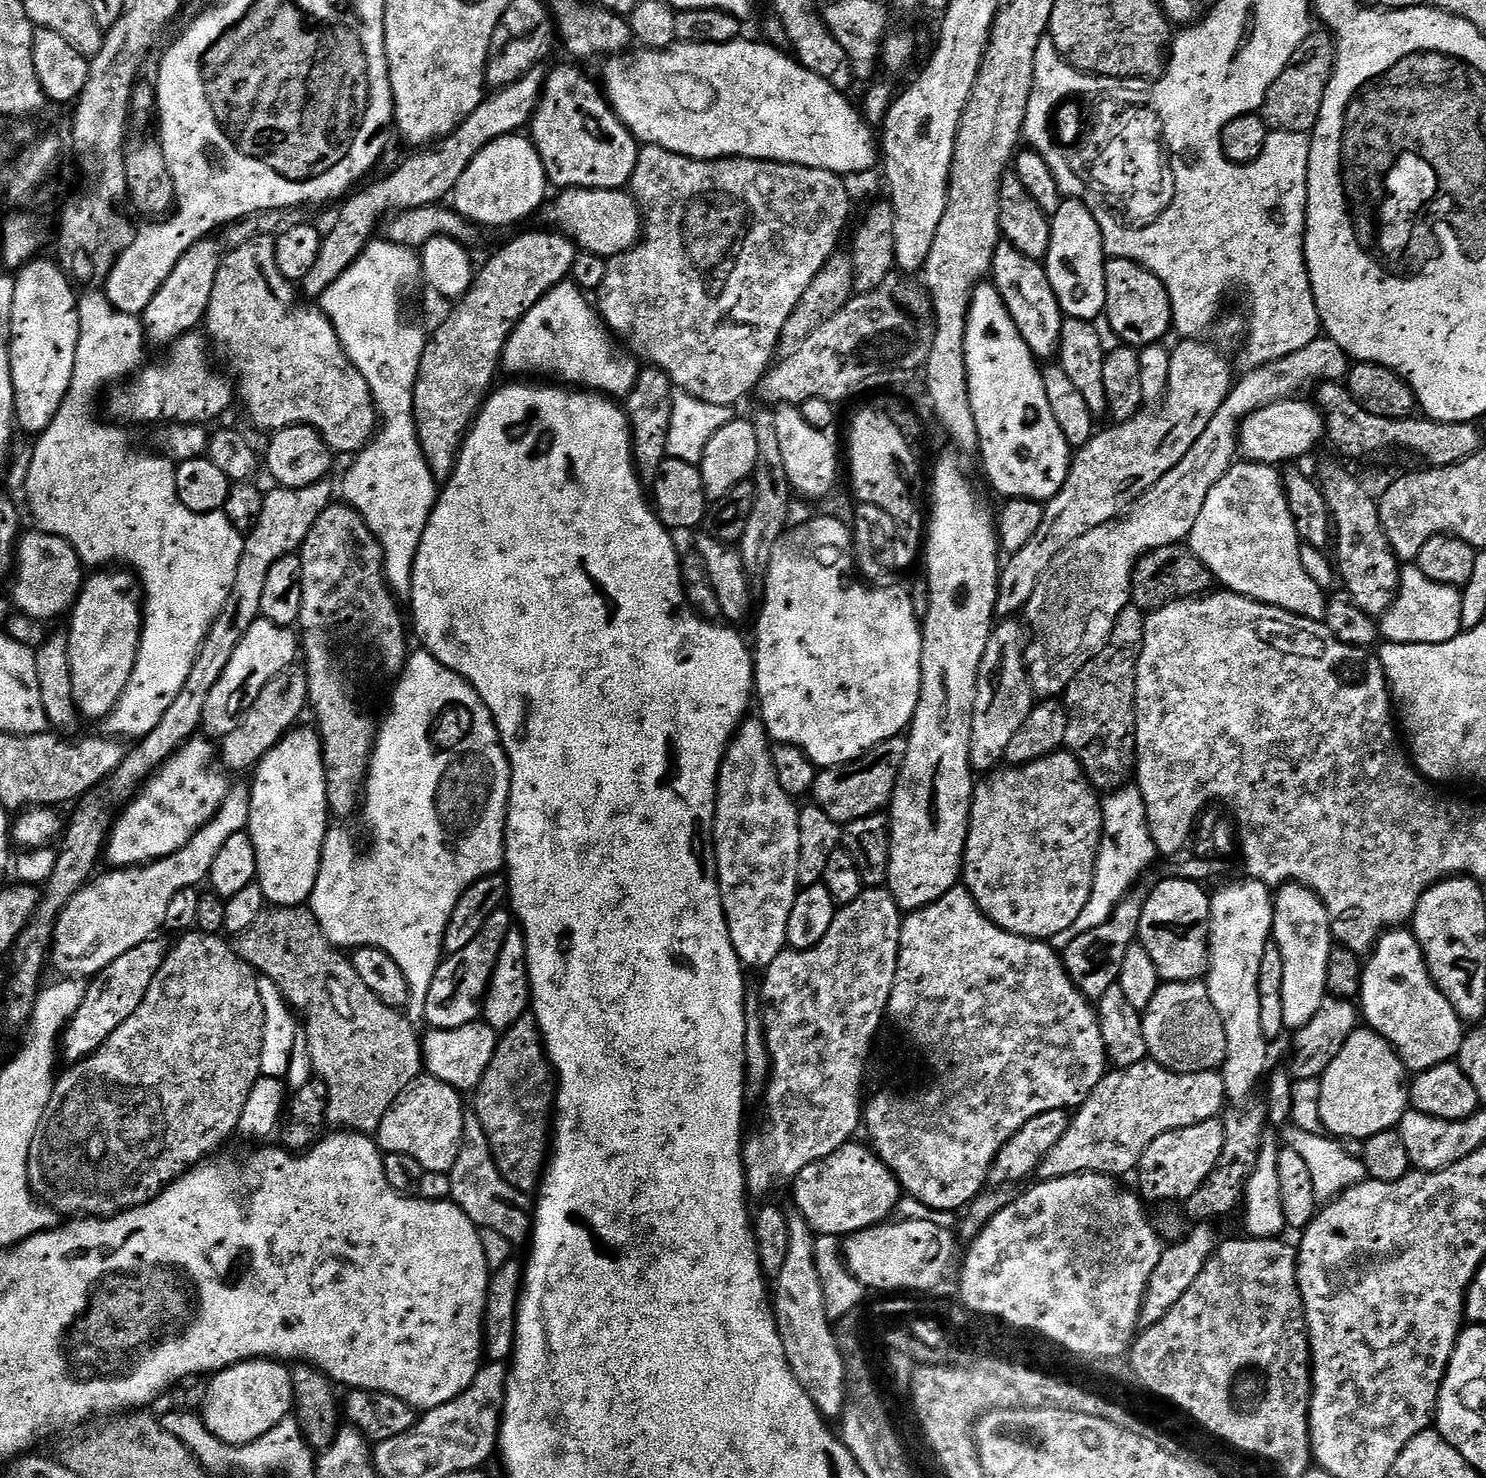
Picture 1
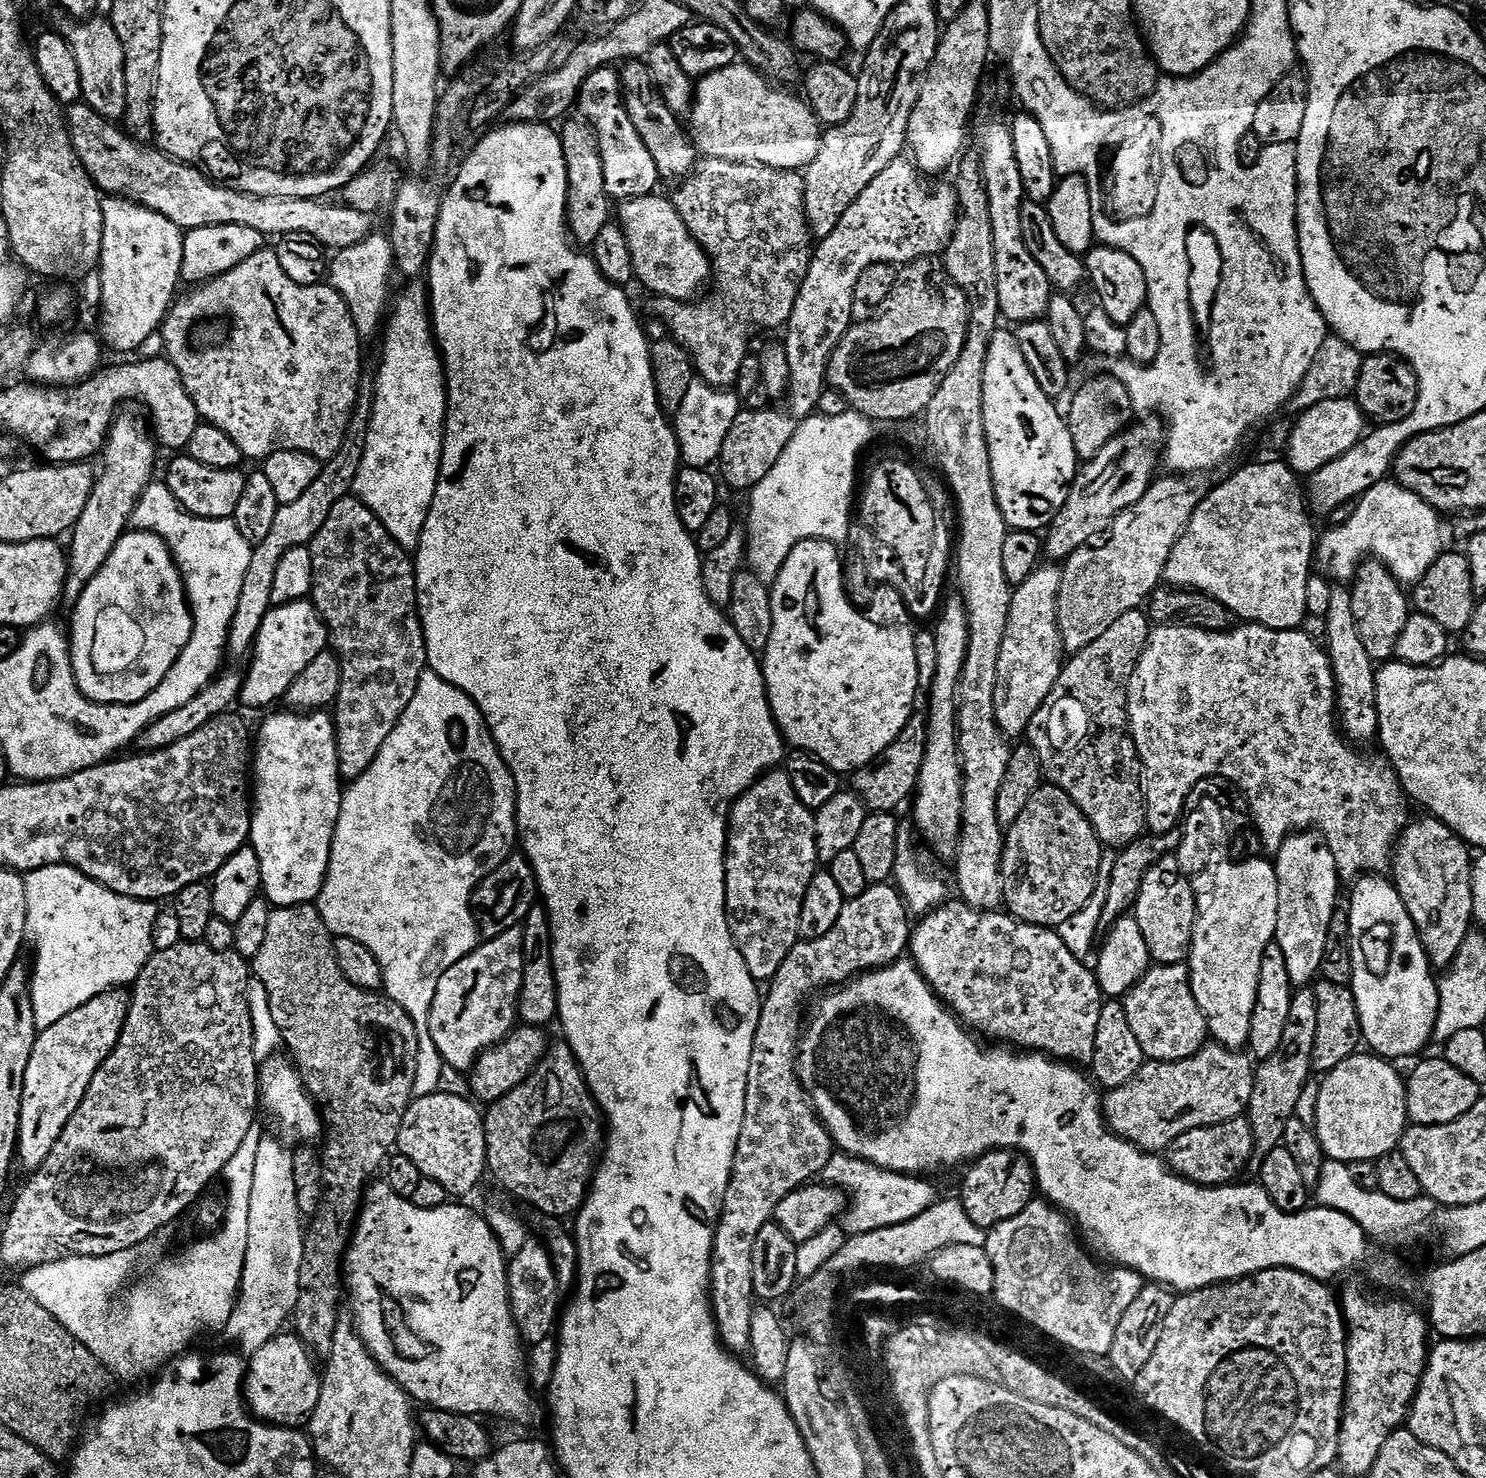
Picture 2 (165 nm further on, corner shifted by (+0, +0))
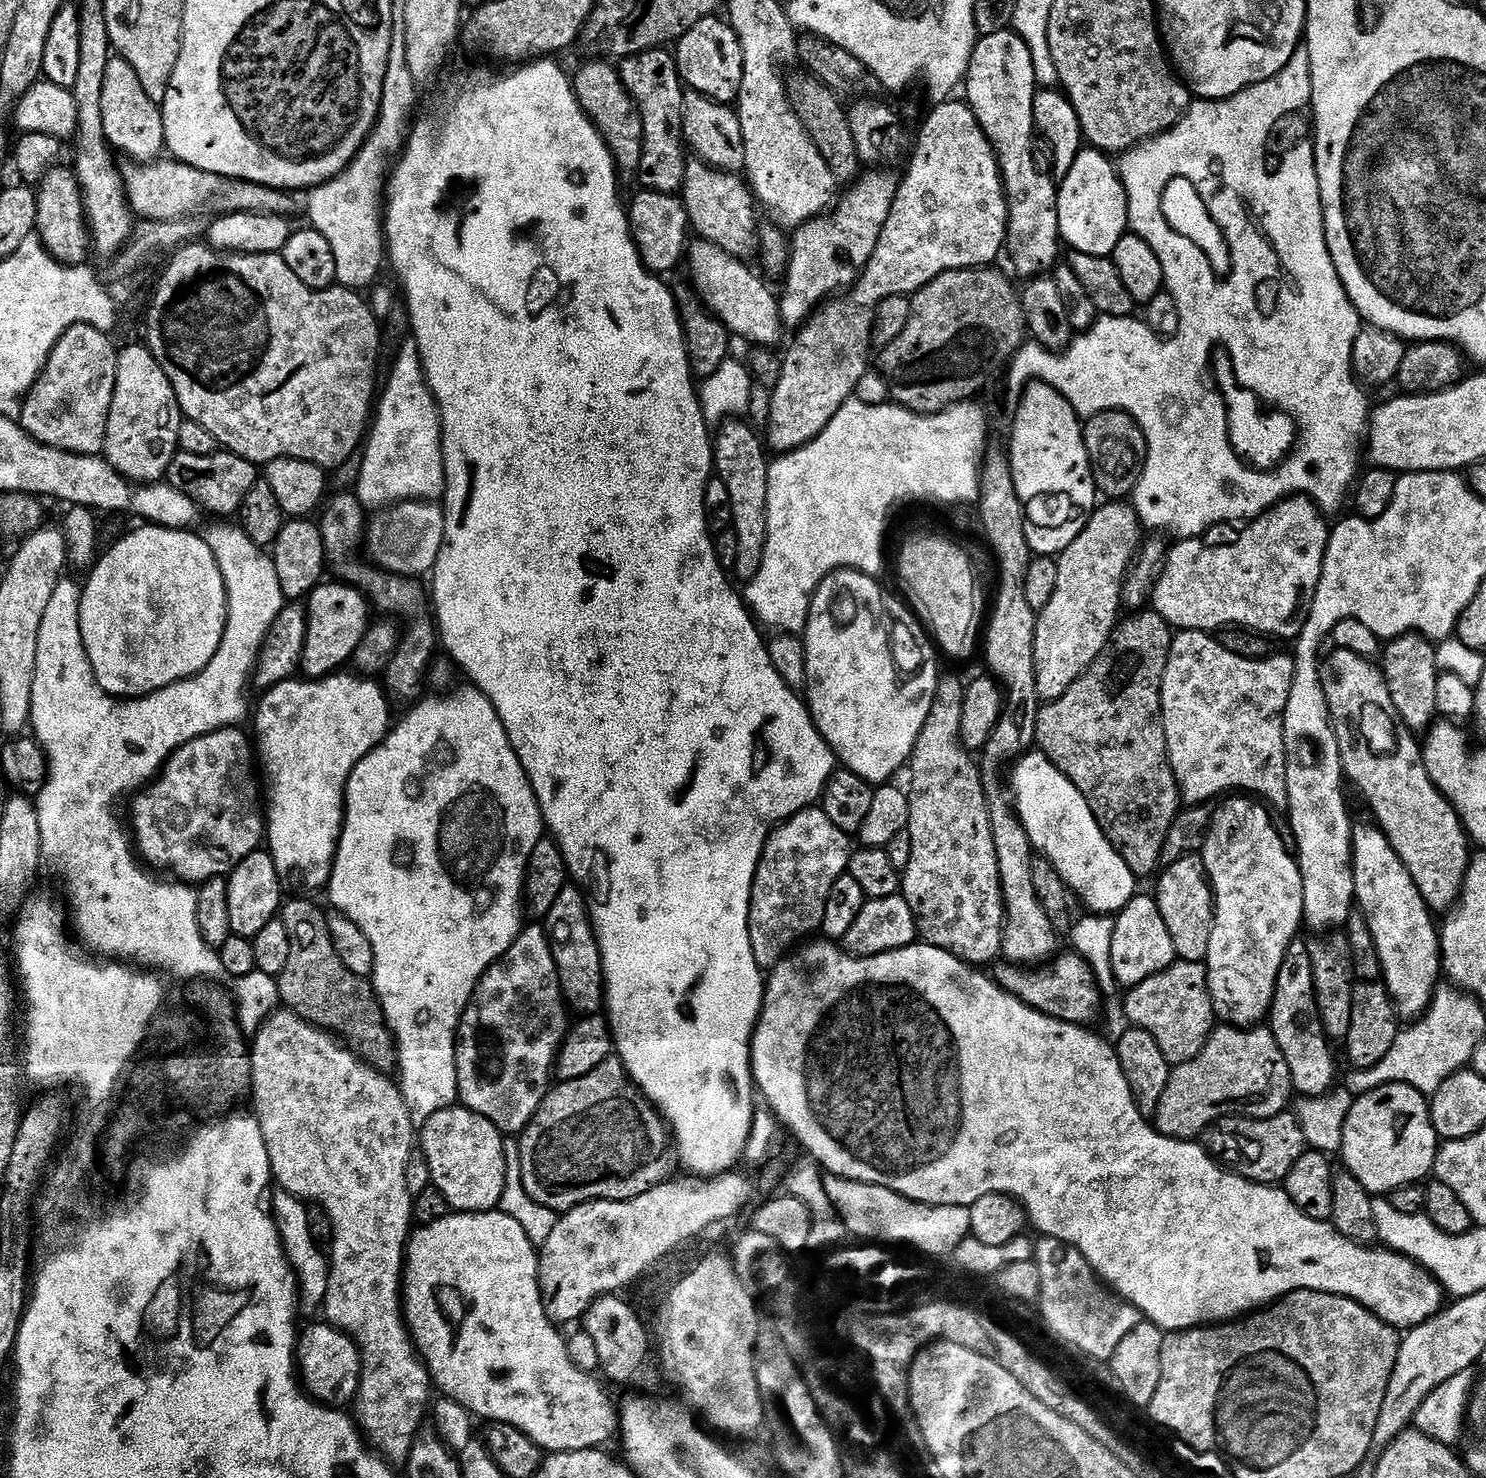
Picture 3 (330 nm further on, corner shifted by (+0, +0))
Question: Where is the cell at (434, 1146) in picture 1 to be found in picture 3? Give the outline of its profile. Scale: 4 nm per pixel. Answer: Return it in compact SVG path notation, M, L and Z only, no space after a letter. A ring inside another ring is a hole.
M455 1106L448 1109L443 1109L441 1112L434 1114L430 1117L429 1121L426 1122L424 1128L419 1129L418 1132L418 1148L419 1151L424 1153L424 1160L428 1164L428 1169L432 1175L432 1188L435 1191L440 1191L444 1195L444 1200L449 1204L453 1213L457 1212L490 1212L497 1207L496 1204L504 1196L504 1183L508 1180L508 1164L504 1161L504 1140L505 1137L502 1135L499 1128L496 1125L491 1124L489 1120L481 1118L476 1112L471 1112L468 1108L463 1106Z

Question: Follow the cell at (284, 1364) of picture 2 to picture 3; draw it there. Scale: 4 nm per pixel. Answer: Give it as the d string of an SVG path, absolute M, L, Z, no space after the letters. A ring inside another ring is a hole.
M327 1322L312 1324L303 1329L298 1340L298 1372L303 1387L313 1400L337 1410L343 1404L351 1405L360 1391L362 1375L362 1353L358 1345L344 1332Z

